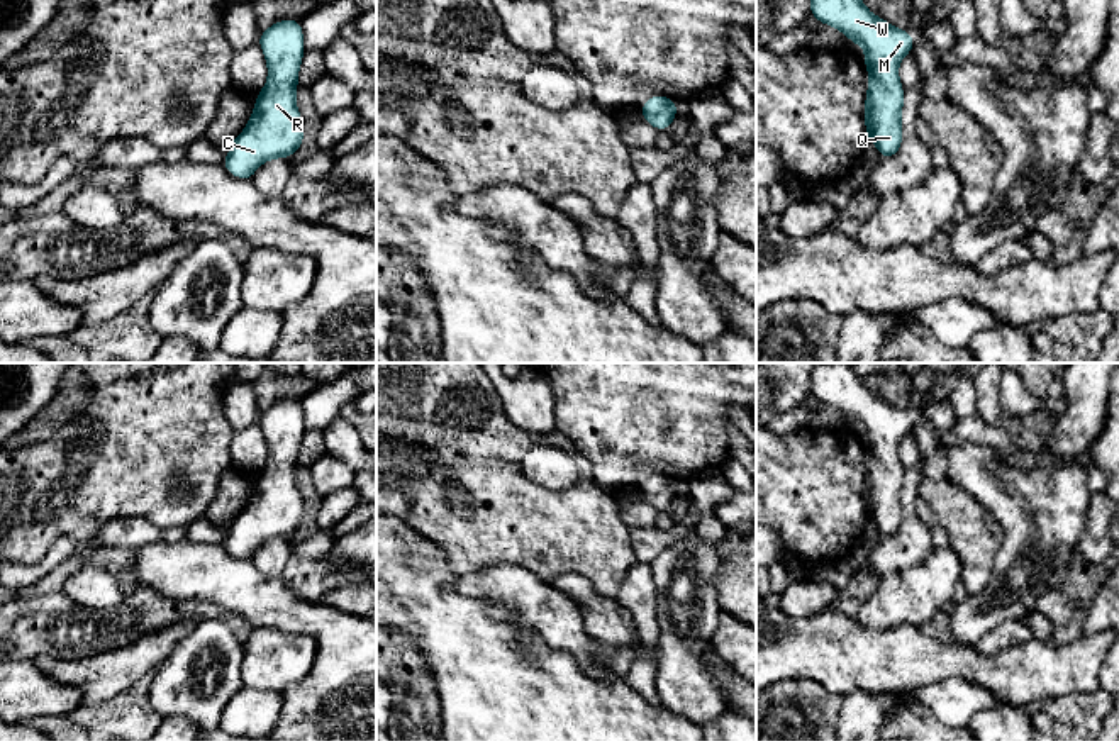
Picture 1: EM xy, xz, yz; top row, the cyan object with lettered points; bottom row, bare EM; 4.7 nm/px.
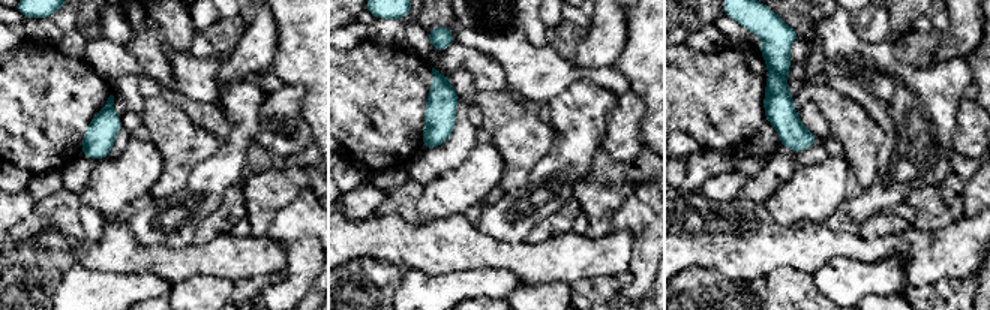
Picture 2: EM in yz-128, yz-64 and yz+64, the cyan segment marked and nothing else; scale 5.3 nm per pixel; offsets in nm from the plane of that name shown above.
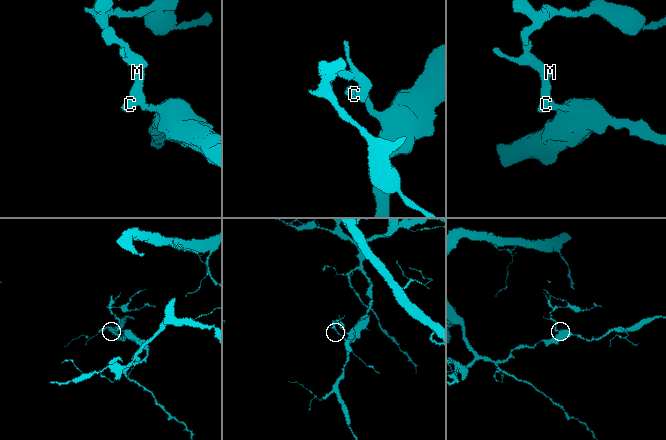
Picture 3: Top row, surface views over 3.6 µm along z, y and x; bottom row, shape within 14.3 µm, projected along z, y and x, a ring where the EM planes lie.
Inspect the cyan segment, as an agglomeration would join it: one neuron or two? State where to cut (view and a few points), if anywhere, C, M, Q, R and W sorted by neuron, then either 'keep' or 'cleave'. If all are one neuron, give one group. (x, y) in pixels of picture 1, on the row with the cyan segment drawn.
cut none; groups C M Q R W; keep

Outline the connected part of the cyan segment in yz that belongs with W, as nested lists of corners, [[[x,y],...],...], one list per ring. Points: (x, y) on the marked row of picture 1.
[[[810,0],[810,15],[839,29],[861,46],[870,73],[865,102],[866,137],[875,142],[882,158],[892,158],[902,146],[904,88],[899,63],[912,53],[916,39],[902,29],[873,15],[863,0]]]

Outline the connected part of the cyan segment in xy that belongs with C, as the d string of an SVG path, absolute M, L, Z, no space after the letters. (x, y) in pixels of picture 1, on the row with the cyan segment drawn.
M278 20L261 32L258 44L266 58L268 81L256 97L246 129L222 161L242 180L251 180L261 163L290 158L303 144L303 120L295 103L305 53L300 20Z

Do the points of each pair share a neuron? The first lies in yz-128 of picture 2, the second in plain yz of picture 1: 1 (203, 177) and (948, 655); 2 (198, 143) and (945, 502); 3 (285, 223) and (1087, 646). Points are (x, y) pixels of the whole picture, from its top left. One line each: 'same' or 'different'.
1: different
2: same
3: different

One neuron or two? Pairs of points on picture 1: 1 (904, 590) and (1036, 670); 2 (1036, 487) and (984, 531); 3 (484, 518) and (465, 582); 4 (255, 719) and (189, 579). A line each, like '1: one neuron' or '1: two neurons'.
1: two neurons
2: two neurons
3: two neurons
4: two neurons

